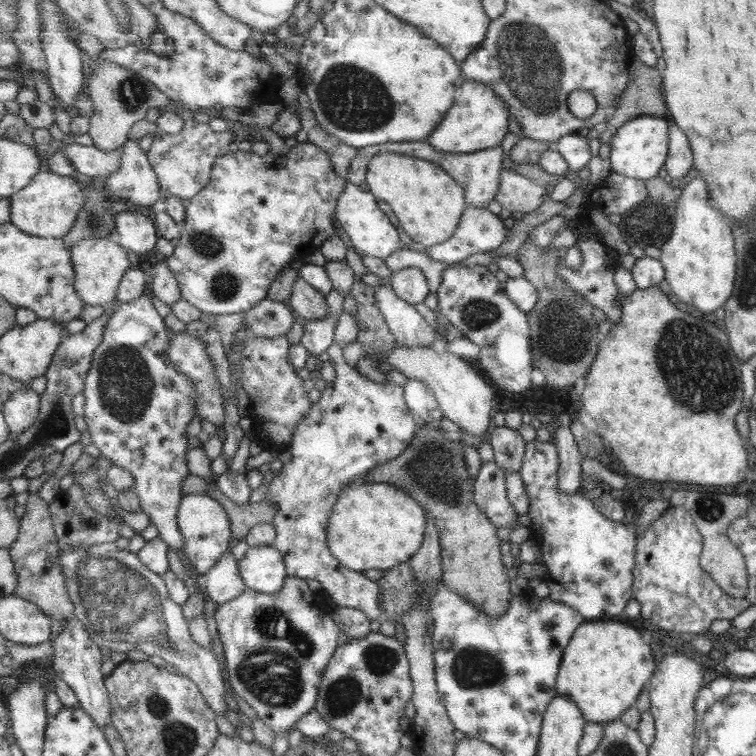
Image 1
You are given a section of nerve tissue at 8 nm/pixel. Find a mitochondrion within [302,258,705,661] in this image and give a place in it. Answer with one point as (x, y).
(564, 334)

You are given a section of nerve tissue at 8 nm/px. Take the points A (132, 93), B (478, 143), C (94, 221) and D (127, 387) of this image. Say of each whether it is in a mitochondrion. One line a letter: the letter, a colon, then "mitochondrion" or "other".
A: mitochondrion
B: other
C: mitochondrion
D: mitochondrion

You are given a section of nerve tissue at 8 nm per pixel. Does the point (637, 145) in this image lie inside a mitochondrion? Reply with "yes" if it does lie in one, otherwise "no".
no

